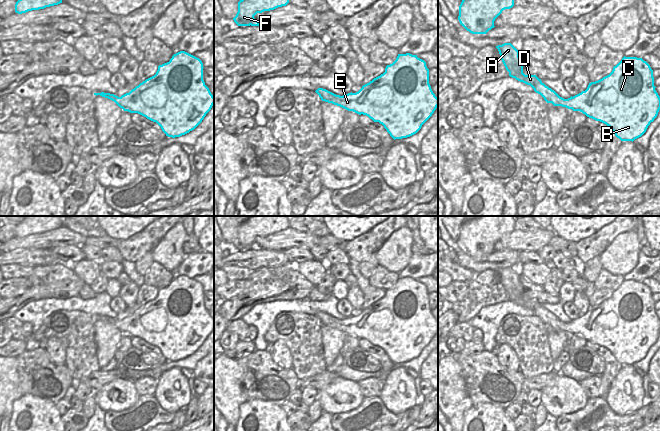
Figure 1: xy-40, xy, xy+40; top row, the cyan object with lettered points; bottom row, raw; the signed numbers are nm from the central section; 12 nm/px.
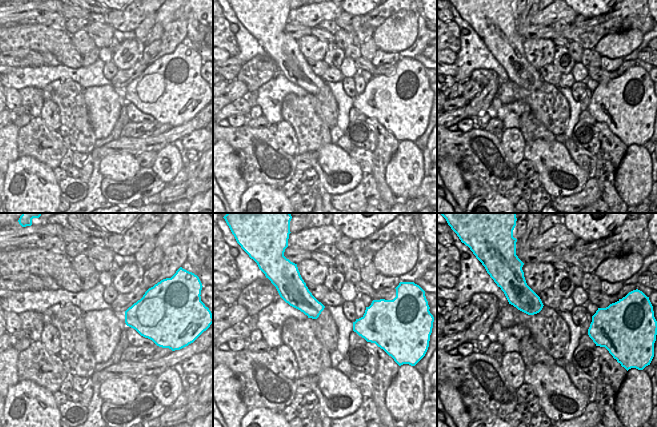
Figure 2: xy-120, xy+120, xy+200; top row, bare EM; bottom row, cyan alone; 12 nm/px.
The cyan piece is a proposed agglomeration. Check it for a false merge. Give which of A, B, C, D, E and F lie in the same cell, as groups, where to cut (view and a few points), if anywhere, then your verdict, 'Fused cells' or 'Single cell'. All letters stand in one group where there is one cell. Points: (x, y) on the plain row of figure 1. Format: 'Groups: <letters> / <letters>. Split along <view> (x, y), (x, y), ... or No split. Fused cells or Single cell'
Groups: A B C D E F. No split. Single cell

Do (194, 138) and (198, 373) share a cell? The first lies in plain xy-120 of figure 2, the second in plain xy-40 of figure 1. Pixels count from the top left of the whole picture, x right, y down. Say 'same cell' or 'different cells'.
same cell

